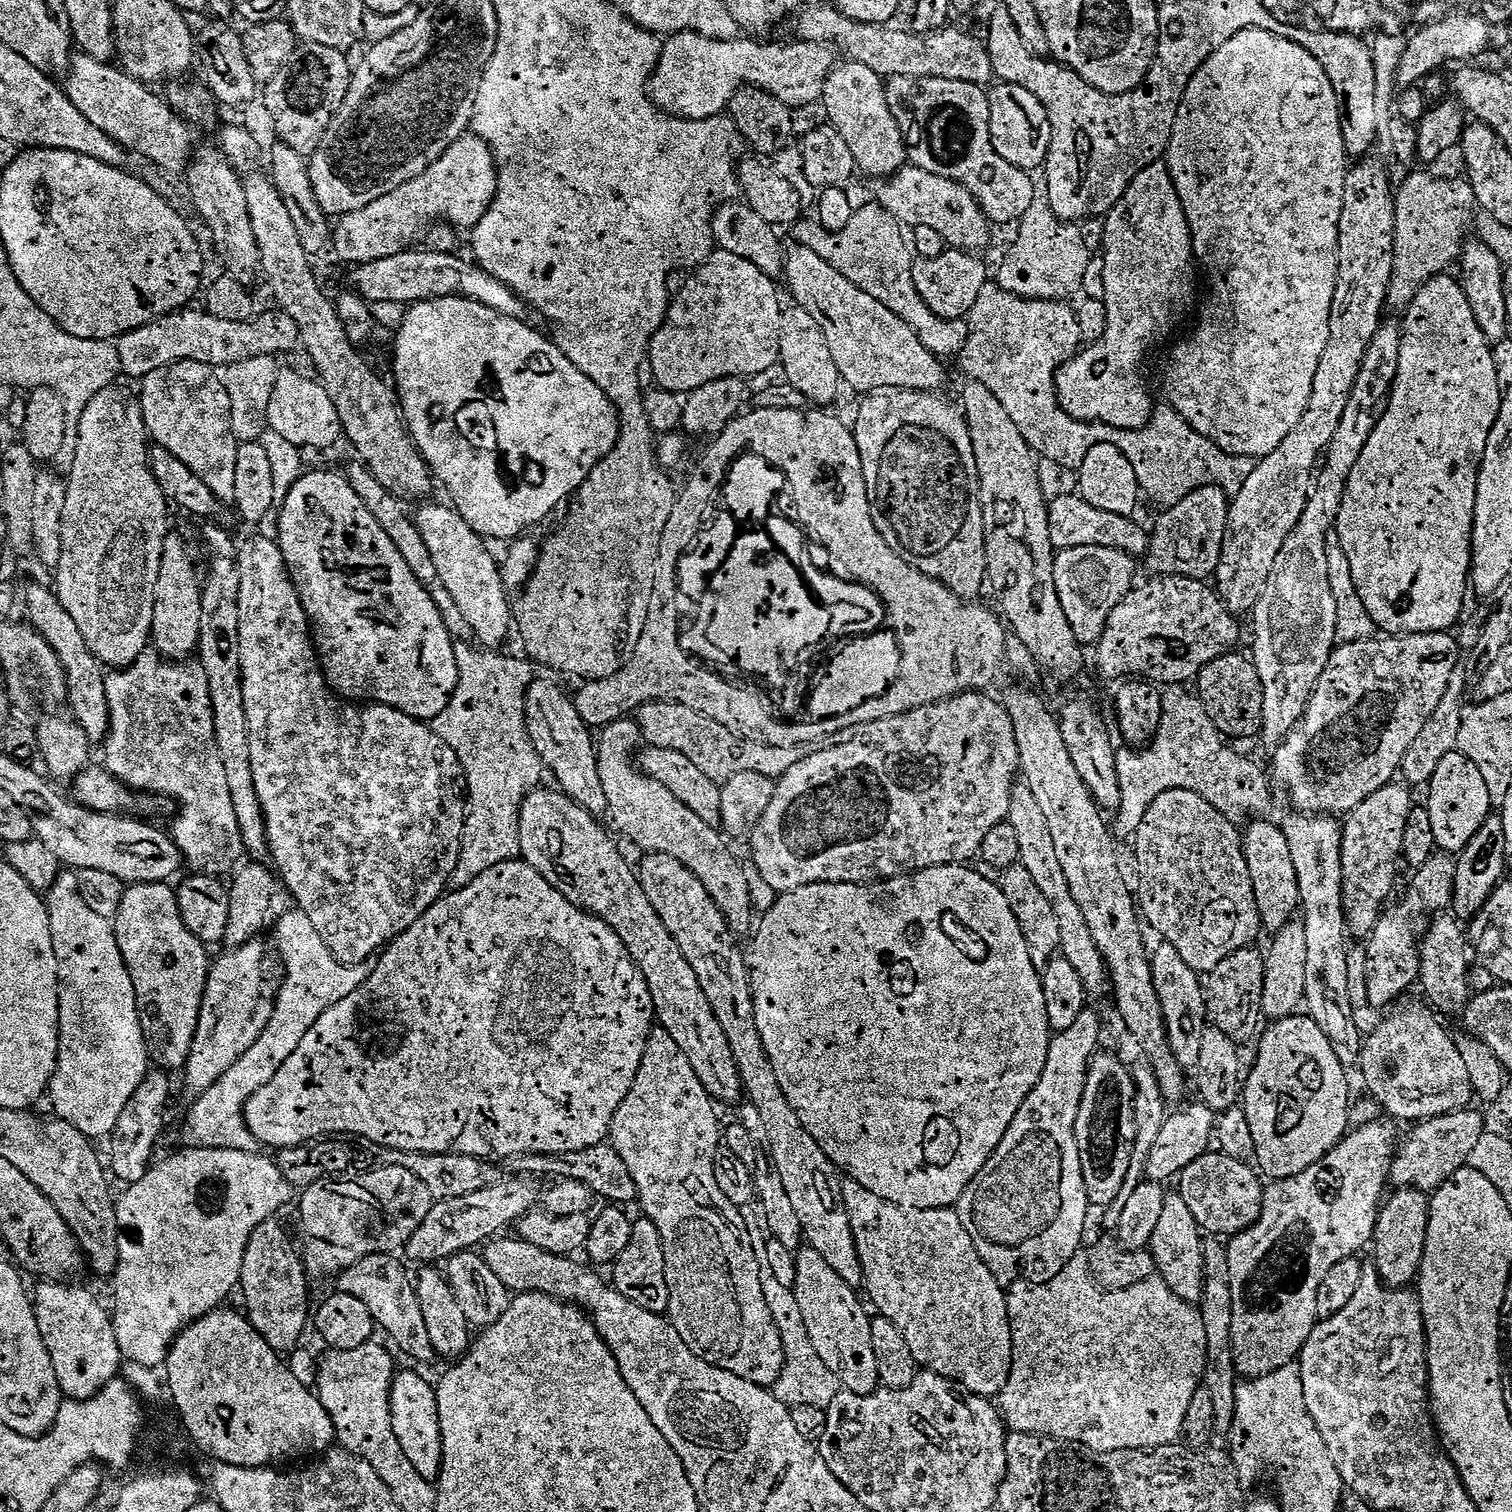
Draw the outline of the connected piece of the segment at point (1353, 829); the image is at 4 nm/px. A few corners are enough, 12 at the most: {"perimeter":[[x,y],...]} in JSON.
{"perimeter":[[1385,785],[1347,813],[1344,919],[1371,936],[1396,884],[1413,789]]}

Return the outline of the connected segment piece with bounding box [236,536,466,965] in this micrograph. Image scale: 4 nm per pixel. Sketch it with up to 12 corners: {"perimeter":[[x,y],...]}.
{"perimeter":[[273,537],[236,554],[271,863],[347,965],[445,895],[460,760],[328,687]]}

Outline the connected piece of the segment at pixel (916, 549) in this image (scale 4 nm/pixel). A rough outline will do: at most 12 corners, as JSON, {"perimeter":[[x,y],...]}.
{"perimeter":[[940,395],[859,397],[886,546],[972,602],[988,578],[978,466]]}

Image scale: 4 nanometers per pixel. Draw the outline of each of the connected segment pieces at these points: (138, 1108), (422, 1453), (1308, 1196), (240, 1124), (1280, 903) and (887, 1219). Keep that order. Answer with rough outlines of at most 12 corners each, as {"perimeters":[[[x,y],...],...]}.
{"perimeters":[[[165,1071],[148,1072],[110,1137],[113,1168],[140,1181],[166,1122]],[[397,1371],[394,1434],[422,1478],[439,1480],[444,1435],[433,1381]],[[1335,1144],[1227,1241],[1241,1377],[1299,1357],[1336,1264],[1372,1244]],[[246,1050],[184,1120],[183,1147],[257,1151],[244,1107],[274,1076]],[[1256,818],[1242,832],[1263,931],[1300,905],[1290,842]],[[845,1179],[862,1288],[921,1369],[999,1397],[1005,1285],[955,1207]]]}

